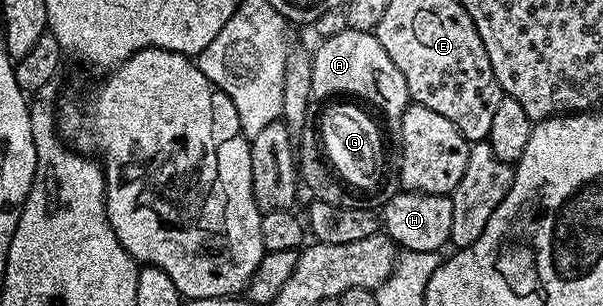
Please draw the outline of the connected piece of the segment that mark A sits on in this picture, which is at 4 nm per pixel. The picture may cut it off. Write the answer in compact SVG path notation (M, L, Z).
M347 29L339 35L320 39L319 45L321 47L311 54L311 88L314 99L329 100L333 98L332 94L354 94L354 99L362 103L370 102L378 106L387 117L400 120L403 112L411 105L407 80L403 80L403 72L395 68L391 56L387 56L387 48L379 44L376 33Z

